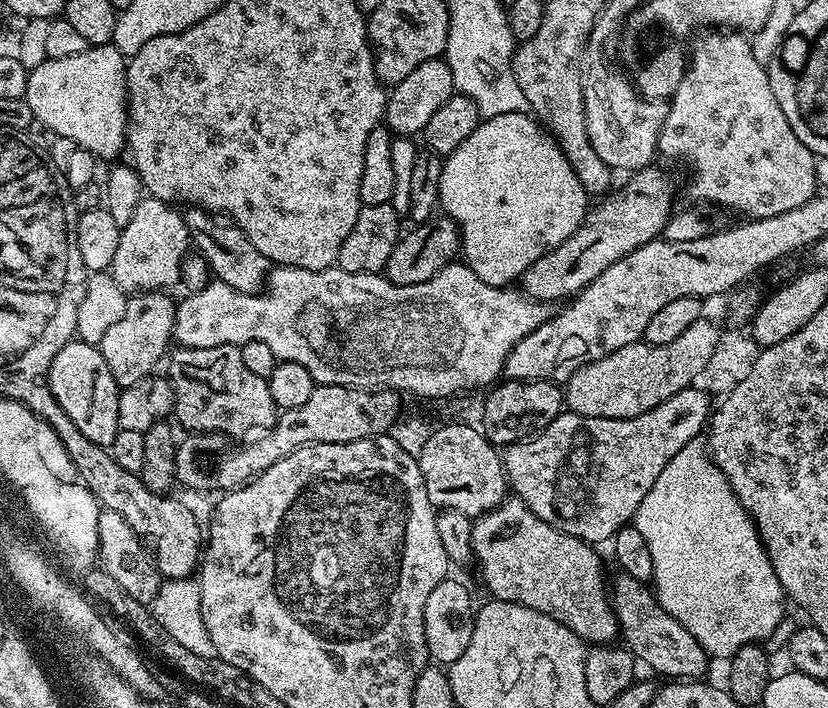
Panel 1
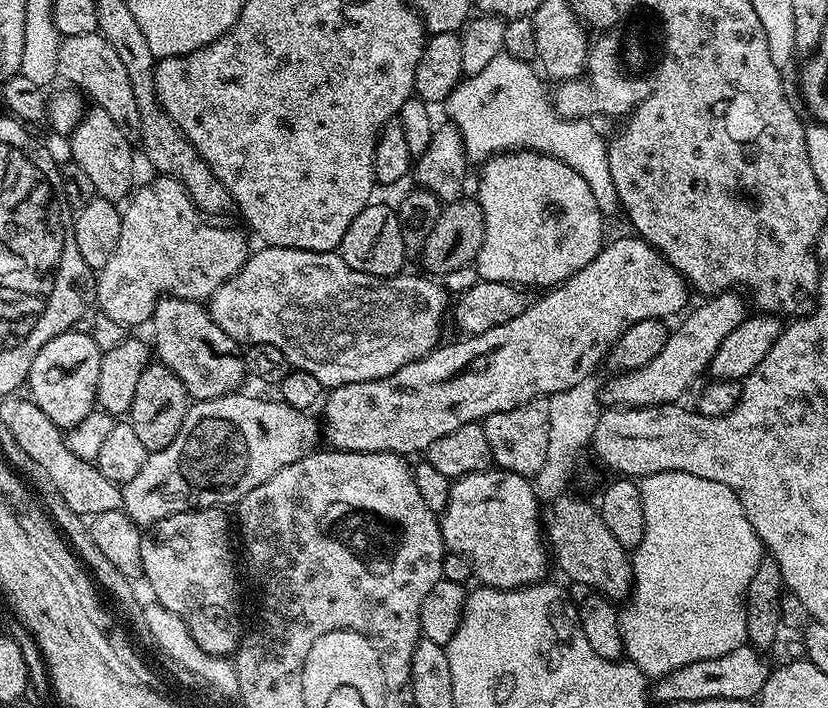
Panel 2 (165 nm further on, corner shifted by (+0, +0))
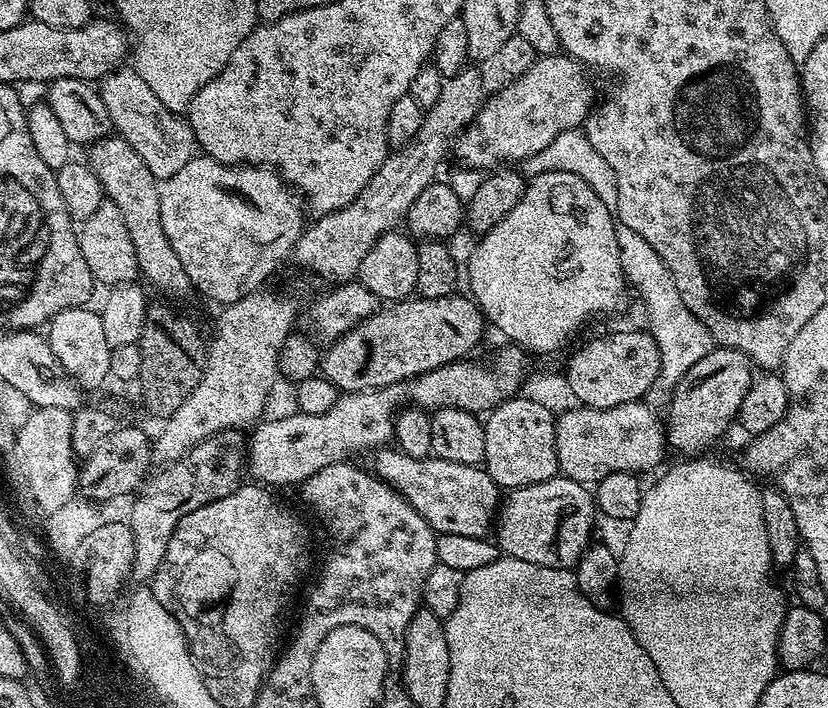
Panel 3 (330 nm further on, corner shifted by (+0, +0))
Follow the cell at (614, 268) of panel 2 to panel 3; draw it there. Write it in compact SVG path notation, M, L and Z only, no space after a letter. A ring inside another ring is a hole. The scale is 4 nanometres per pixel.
M504 346L500 353L496 356L496 361L493 364L479 364L478 361L472 360L476 358L465 358L462 360L456 361L455 364L447 364L442 366L438 370L430 370L426 374L417 376L415 380L407 381L407 383L402 384L391 384L388 388L373 388L370 392L345 392L343 394L337 395L334 406L330 406L330 410L326 410L326 414L302 414L301 412L293 411L292 416L284 416L281 420L268 420L265 419L263 422L257 423L255 427L251 429L250 439L246 444L246 468L250 473L252 471L251 479L253 481L259 482L264 486L273 486L272 484L277 484L278 487L284 488L287 484L293 484L293 486L299 486L304 483L306 478L310 478L310 474L314 474L318 470L322 470L326 466L331 464L339 464L345 458L351 457L348 456L351 452L368 452L371 453L377 448L383 448L393 439L393 421L396 419L398 409L405 403L404 399L408 399L408 402L411 402L415 407L423 410L435 410L437 408L457 408L463 412L474 412L477 414L487 414L492 411L493 408L496 408L502 401L511 400L513 396L517 395L521 391L521 384L524 383L526 377L526 369L524 370L524 360L519 356L521 353L517 351L515 347Z

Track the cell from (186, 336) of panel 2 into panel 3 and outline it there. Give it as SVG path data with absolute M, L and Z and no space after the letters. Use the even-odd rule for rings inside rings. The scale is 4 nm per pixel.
M109 134L87 145L86 162L98 174L106 199L114 202L122 214L126 230L130 230L130 243L134 246L136 267L141 277L145 276L164 296L184 296L193 291L190 278L186 278L186 269L178 262L178 254L170 246L166 232L162 230L160 214L161 181L150 174L146 162L142 162L134 146L118 134Z

